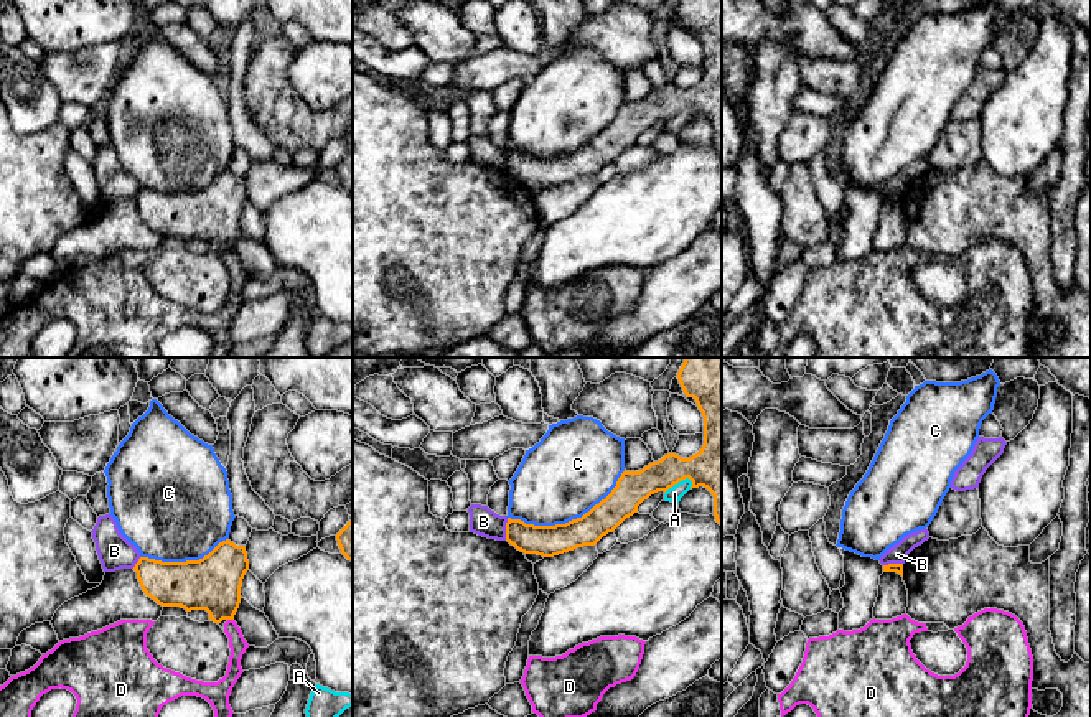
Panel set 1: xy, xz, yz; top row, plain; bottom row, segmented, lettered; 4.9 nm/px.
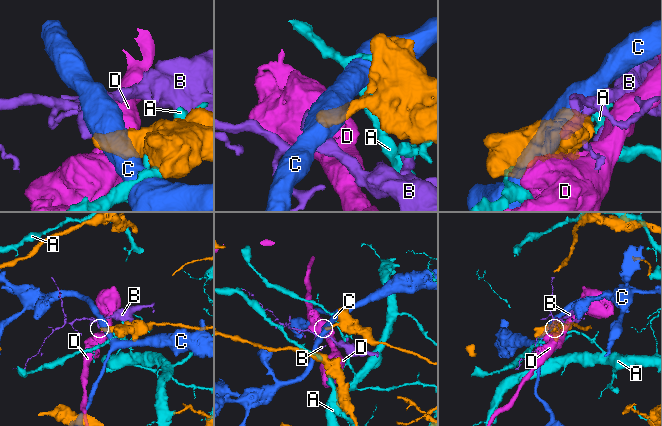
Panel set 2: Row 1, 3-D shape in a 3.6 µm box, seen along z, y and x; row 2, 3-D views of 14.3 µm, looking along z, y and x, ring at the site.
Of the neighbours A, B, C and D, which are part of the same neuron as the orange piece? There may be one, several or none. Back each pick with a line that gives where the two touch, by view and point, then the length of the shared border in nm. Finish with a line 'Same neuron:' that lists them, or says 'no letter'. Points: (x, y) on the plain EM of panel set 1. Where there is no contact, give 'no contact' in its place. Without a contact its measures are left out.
Same neuron: no letter

